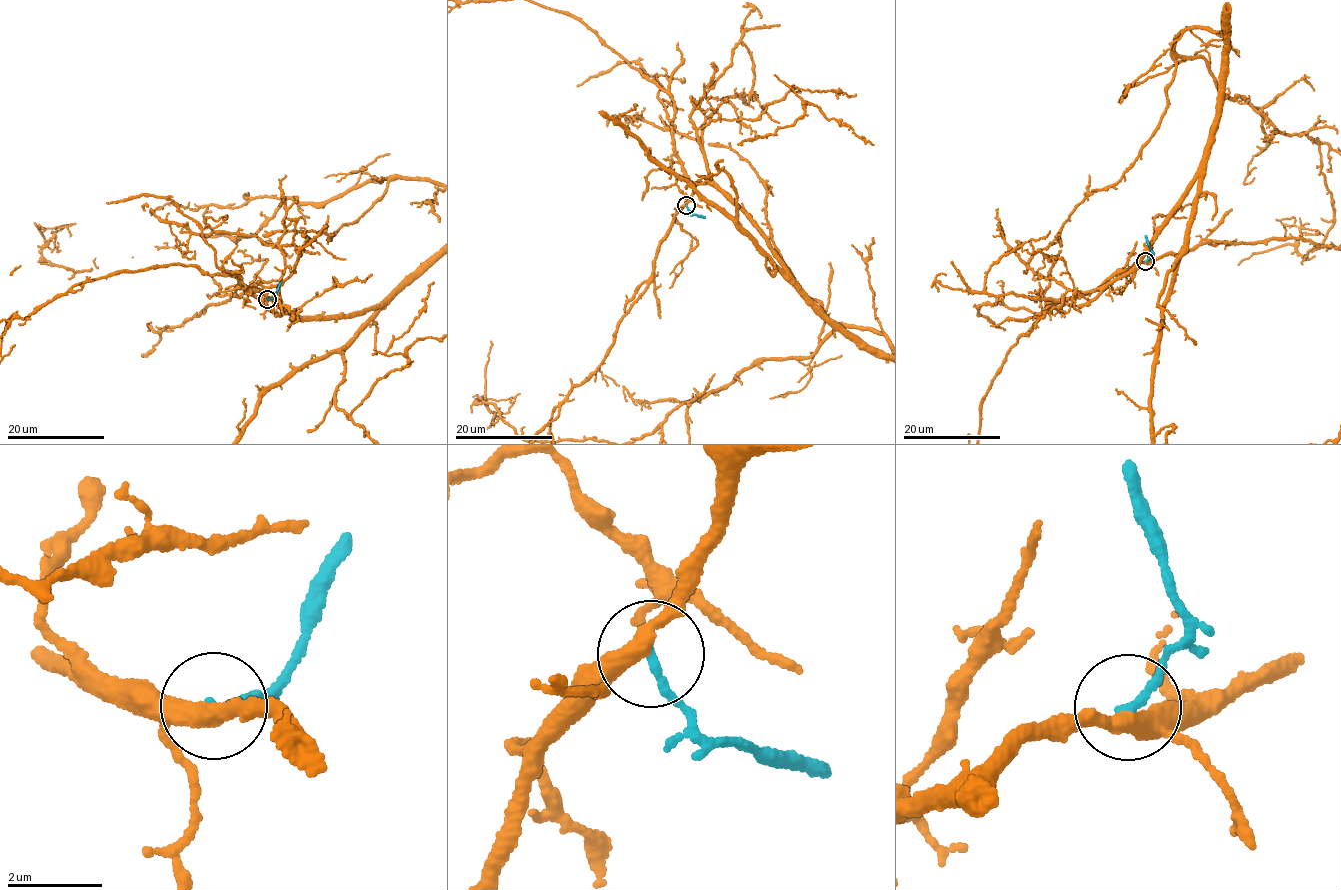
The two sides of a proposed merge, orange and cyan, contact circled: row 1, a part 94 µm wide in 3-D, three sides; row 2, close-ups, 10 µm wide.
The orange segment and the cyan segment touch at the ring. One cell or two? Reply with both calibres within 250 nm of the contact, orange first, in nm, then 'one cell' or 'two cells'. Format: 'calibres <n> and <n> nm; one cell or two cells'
calibres 400 and 190 nm; two cells

